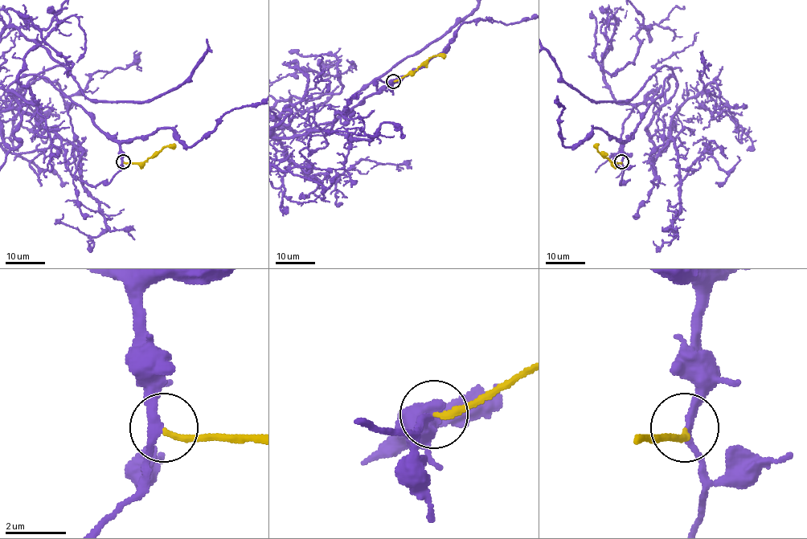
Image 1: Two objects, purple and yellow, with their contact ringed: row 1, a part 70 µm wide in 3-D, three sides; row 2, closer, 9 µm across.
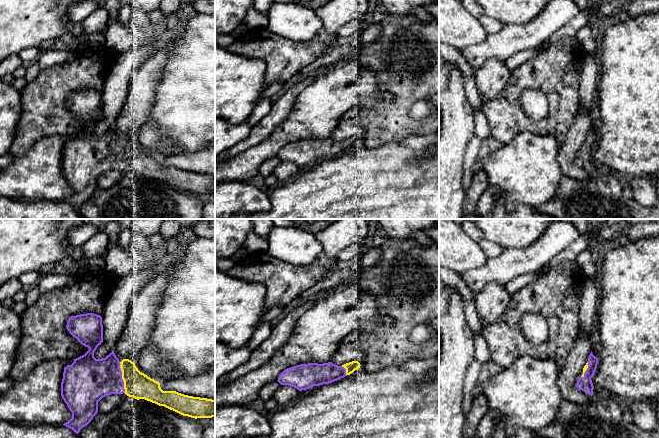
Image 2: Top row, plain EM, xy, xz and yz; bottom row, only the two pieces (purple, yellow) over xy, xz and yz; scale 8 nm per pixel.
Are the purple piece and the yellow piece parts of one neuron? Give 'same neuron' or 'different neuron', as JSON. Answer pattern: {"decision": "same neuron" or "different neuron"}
{"decision": "same neuron"}

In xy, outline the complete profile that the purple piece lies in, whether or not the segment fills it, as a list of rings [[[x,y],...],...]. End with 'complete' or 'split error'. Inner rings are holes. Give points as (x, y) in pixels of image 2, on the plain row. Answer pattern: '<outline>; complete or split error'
[[[94,89],[71,92],[67,97],[67,106],[82,121],[89,126],[82,132],[74,135],[71,141],[64,143],[61,158],[61,172],[72,188],[72,194],[63,201],[72,205],[75,209],[87,202],[98,188],[98,178],[105,172],[111,170],[125,169],[137,176],[145,175],[159,182],[164,182],[183,192],[191,194],[215,193],[215,176],[193,173],[178,169],[176,167],[163,167],[160,159],[140,148],[135,139],[129,135],[121,138],[114,127],[102,135],[96,135],[94,128],[103,118],[102,93]]]; split error

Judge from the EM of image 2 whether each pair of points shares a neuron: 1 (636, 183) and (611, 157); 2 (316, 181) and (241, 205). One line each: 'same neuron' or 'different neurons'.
1: different neurons
2: different neurons

